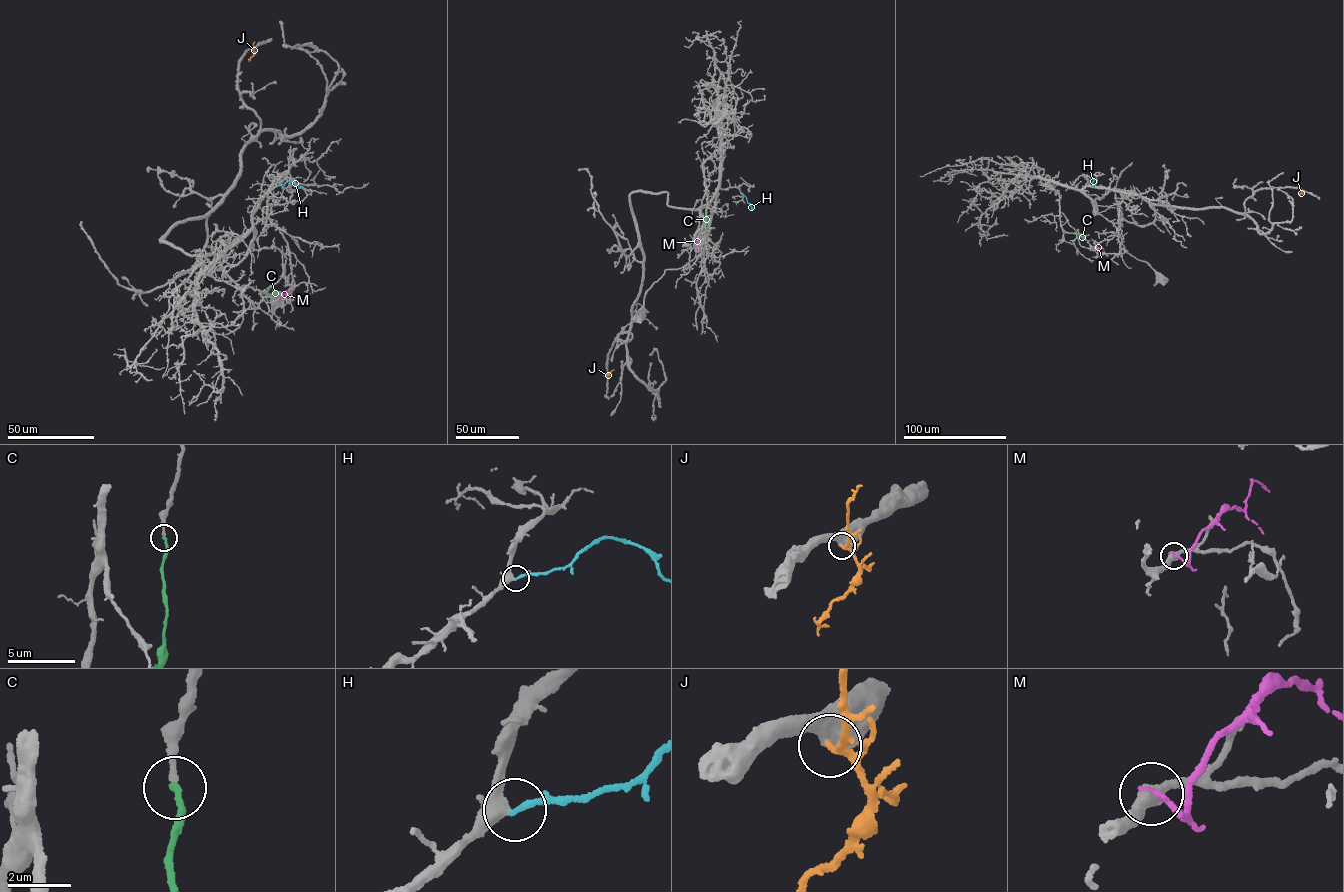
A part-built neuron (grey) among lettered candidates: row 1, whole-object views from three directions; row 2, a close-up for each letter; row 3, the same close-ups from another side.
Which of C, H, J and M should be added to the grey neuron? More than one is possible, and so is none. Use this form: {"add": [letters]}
{"add": ["C", "H"]}

